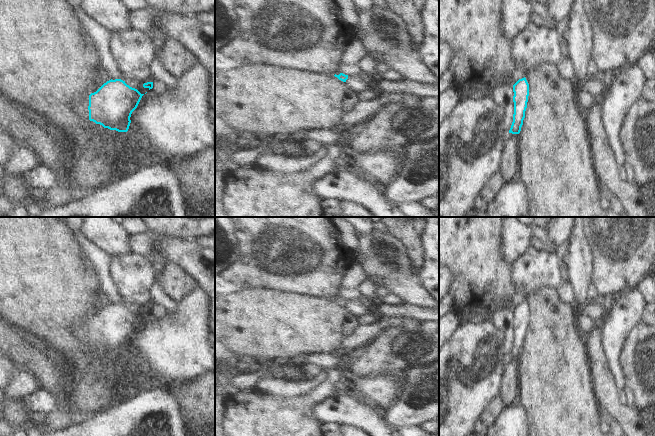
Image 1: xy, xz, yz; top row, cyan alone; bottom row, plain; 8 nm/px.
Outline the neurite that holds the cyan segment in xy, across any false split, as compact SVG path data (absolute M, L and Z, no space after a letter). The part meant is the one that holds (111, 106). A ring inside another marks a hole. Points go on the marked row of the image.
M111 79L96 92L85 95L82 101L74 100L68 108L84 120L89 119L110 130L127 132L131 114L143 95L125 81Z

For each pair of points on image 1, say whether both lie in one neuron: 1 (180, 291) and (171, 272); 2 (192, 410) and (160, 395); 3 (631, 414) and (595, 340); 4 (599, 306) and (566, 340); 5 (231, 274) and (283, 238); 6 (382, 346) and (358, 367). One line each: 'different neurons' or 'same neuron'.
1: same neuron
2: different neurons
3: same neuron
4: different neurons
5: same neuron
6: same neuron

